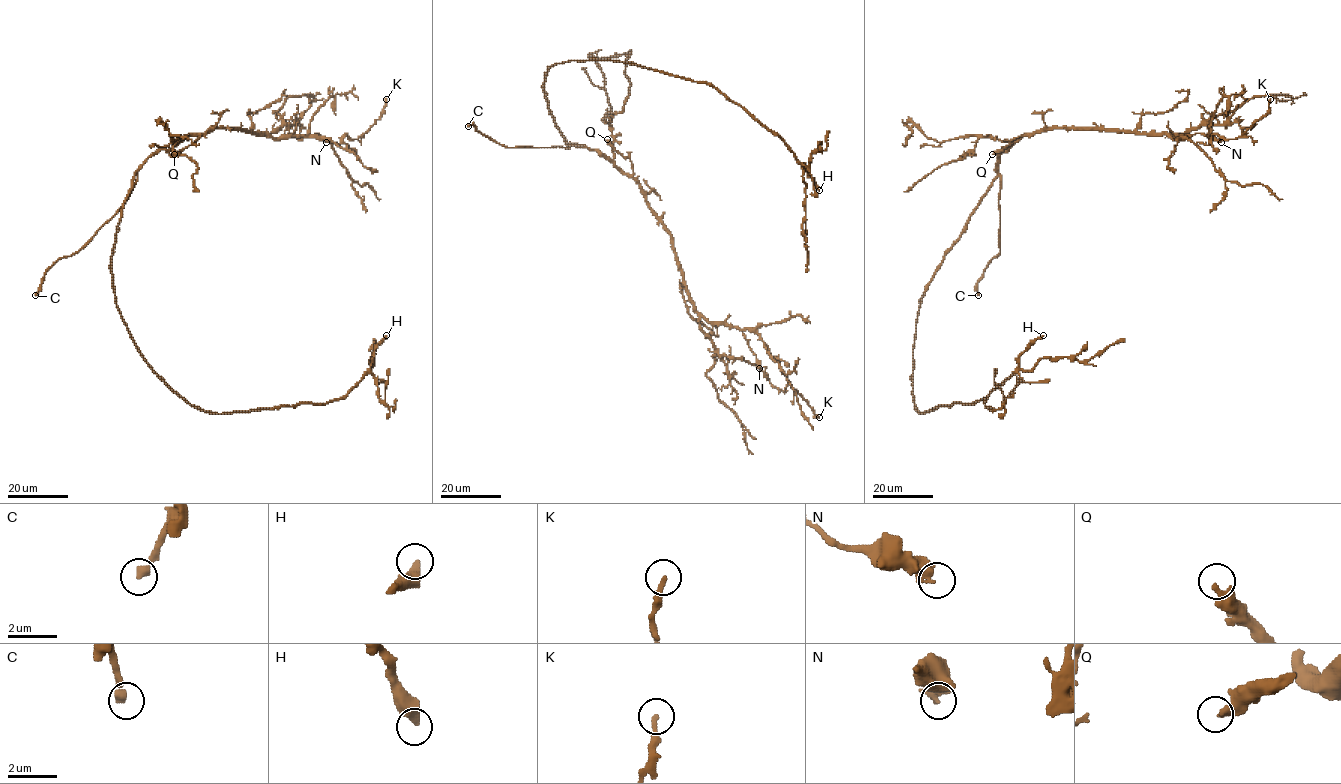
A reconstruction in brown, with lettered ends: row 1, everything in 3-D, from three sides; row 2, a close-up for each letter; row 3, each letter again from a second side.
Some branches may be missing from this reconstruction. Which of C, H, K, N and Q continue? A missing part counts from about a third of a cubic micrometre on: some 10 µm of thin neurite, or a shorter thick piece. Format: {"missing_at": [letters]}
{"missing_at": ["C", "H"]}

